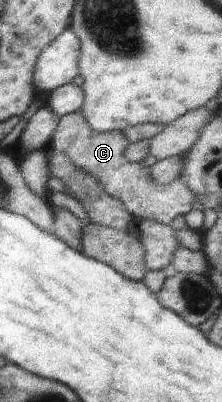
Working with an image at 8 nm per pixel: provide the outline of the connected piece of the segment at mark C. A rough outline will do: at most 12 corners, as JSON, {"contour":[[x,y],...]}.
{"contour":[[81,109],[52,149],[91,174],[136,220],[171,225],[198,204],[185,179],[154,181],[124,154],[123,132],[95,131]]}

